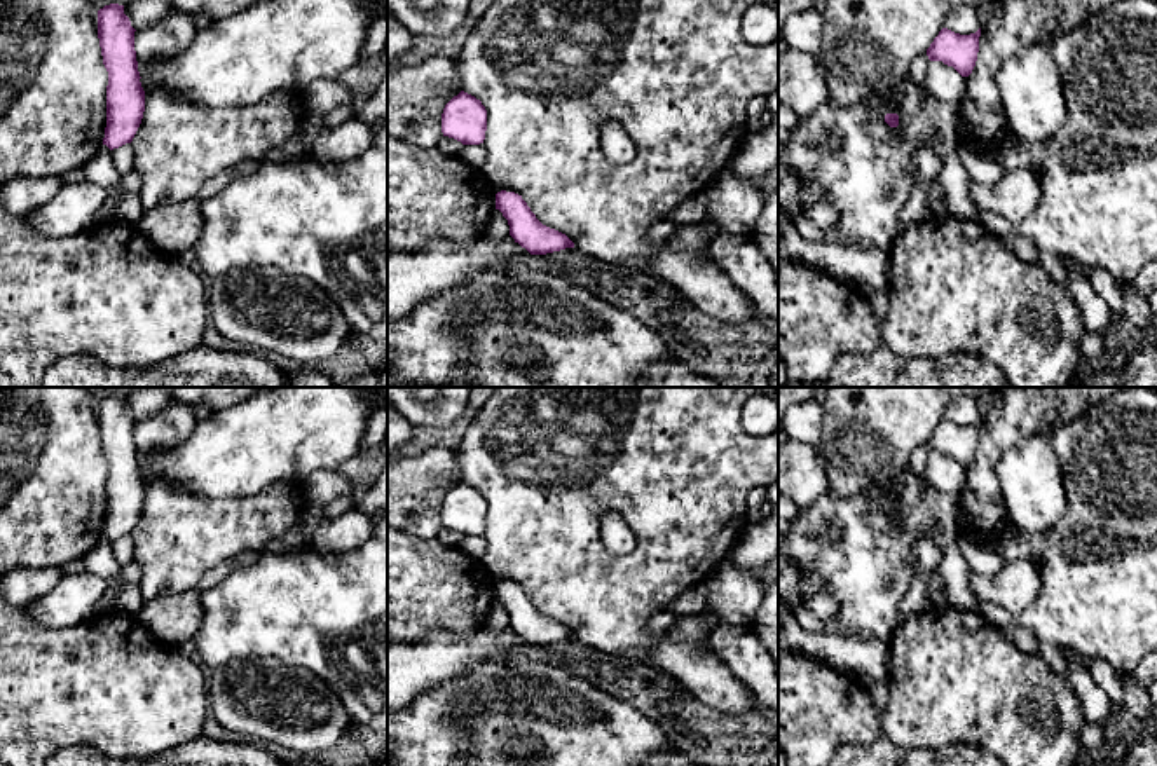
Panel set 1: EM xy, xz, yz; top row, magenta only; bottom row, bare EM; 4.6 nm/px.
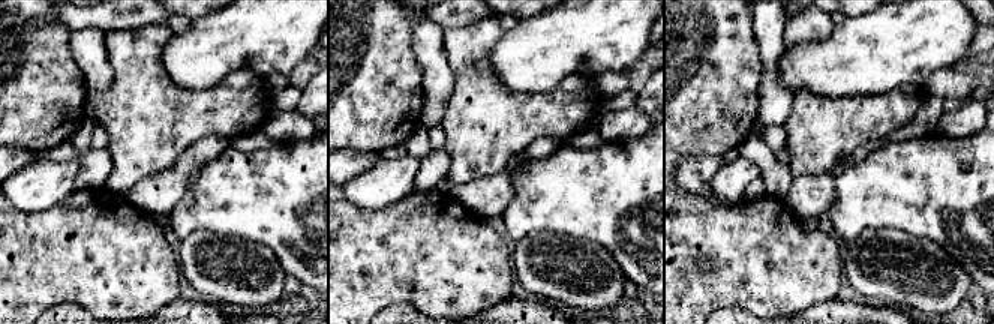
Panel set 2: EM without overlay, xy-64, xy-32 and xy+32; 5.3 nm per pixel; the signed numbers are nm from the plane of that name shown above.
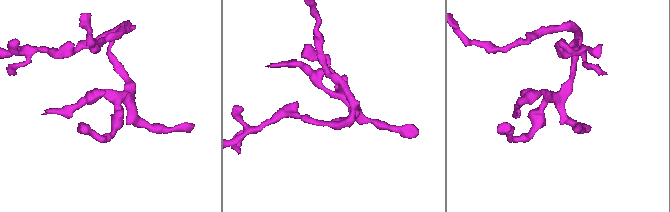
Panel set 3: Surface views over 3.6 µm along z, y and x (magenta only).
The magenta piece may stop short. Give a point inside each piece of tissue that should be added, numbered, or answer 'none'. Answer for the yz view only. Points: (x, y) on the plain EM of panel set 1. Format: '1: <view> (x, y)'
none

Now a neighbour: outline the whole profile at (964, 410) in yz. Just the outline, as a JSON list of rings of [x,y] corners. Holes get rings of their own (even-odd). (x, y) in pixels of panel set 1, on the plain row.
[[[960,394],[946,405],[942,419],[948,419],[960,426],[970,426],[981,419],[981,410],[982,410],[981,401]]]

